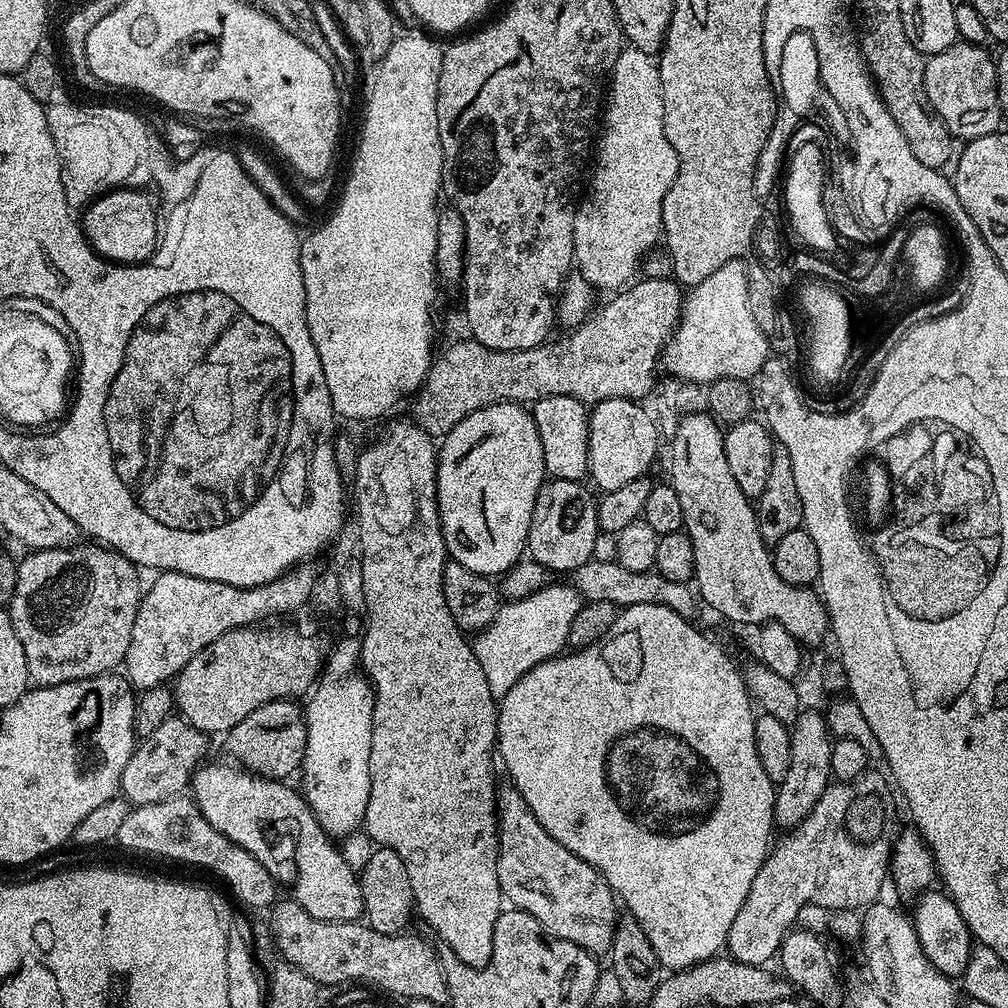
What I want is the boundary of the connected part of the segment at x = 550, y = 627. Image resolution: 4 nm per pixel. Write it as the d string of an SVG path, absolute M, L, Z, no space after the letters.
M554 582L526 598L511 601L509 608L495 609L493 621L479 629L475 633L476 640L474 636L471 641L478 666L482 666L493 696L505 696L510 686L519 682L530 669L565 651L570 622L574 622L574 614L578 614L581 603L582 597L575 588Z

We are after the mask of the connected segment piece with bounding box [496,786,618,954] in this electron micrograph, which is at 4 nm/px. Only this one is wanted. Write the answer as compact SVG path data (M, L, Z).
M501 787L498 792L498 810L506 810L510 816L498 816L498 835L500 837L500 853L496 869L498 870L498 886L501 897L508 900L513 909L530 914L552 936L562 938L566 942L574 942L593 954L607 953L612 946L612 932L616 929L618 900L612 887L604 881L604 875L594 866L582 862L562 842L550 838L546 830L534 818L534 814L520 797L517 788Z

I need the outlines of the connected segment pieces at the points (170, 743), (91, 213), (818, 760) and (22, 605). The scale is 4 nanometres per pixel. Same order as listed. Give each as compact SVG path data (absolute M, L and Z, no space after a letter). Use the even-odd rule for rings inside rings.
M173 714L154 734L143 737L132 751L126 770L122 770L120 792L129 805L157 804L172 796L181 795L191 785L193 775L201 767L204 756L205 733L187 720Z
M119 188L97 197L83 213L82 231L85 239L100 256L115 263L143 263L152 258L157 251L160 237L160 222L156 220L156 212L151 200L142 192Z
M801 711L790 725L790 770L786 778L776 789L773 821L781 824L781 829L791 830L804 821L814 810L818 798L827 790L833 779L830 770L830 750L832 749L833 735L829 731L827 719L816 712Z
M80 542L73 543L71 546L65 546L62 548L42 548L39 550L32 550L27 553L28 557L21 562L20 565L15 565L14 568L14 583L12 591L10 593L10 599L7 601L6 607L8 610L8 616L12 619L12 625L14 626L14 634L18 634L18 642L22 642L22 650L26 654L26 666L28 667L28 678L33 685L36 686L54 686L55 684L61 684L62 682L74 682L75 680L81 680L82 678L90 678L91 676L103 676L111 673L113 670L119 669L124 662L124 655L126 650L130 646L130 634L134 630L134 618L138 614L138 606L140 605L140 598L142 595L142 584L140 588L140 576L137 565L132 564L126 559L120 552L113 552L111 548L107 546L101 546L96 542L84 542L88 544L79 544Z

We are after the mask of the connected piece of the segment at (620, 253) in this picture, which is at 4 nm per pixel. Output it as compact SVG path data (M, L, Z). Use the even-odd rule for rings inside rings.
M631 46L621 47L620 56L610 73L606 107L602 112L603 120L604 133L601 136L599 133L598 147L594 152L596 169L593 172L591 169L590 172L592 185L589 188L587 185L586 195L579 201L574 218L572 255L579 275L583 276L593 289L620 290L637 275L635 272L638 272L642 261L657 247L661 239L664 227L662 202L680 169L678 154L666 138L662 78L659 63L654 59L653 53L643 52Z

